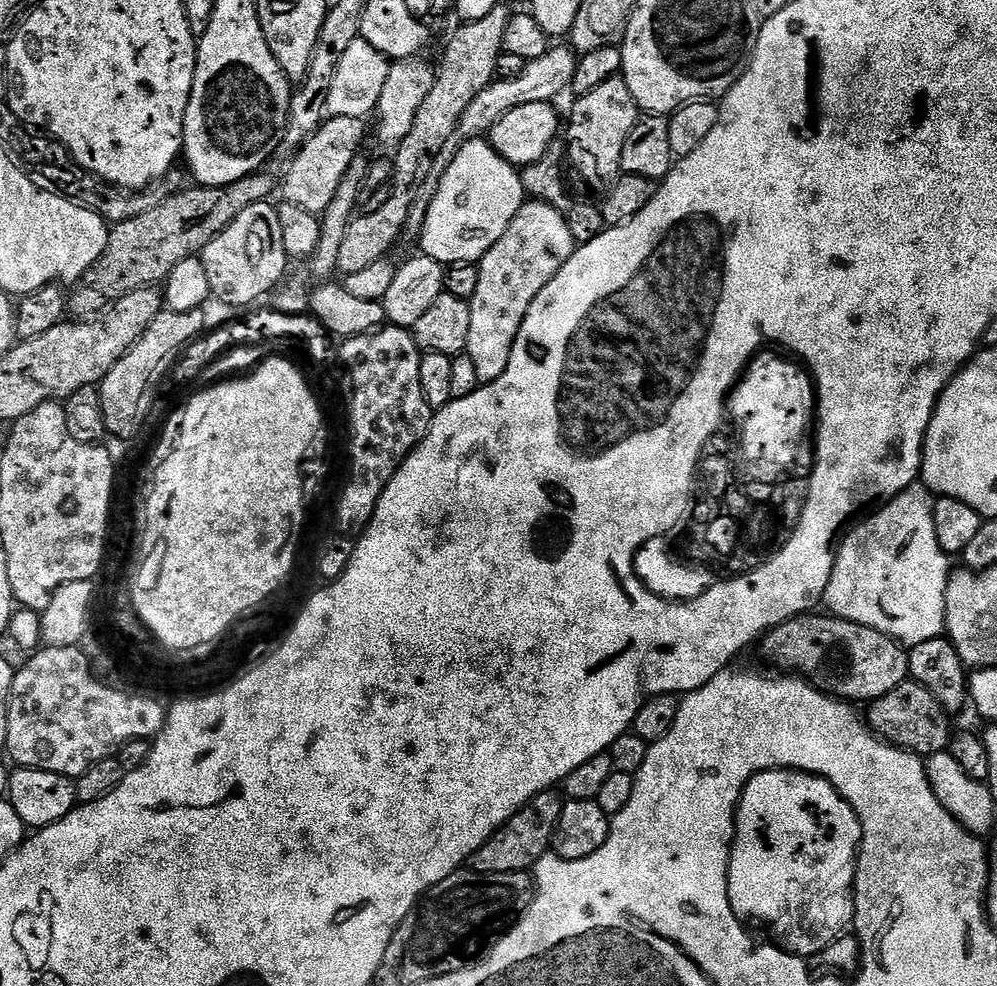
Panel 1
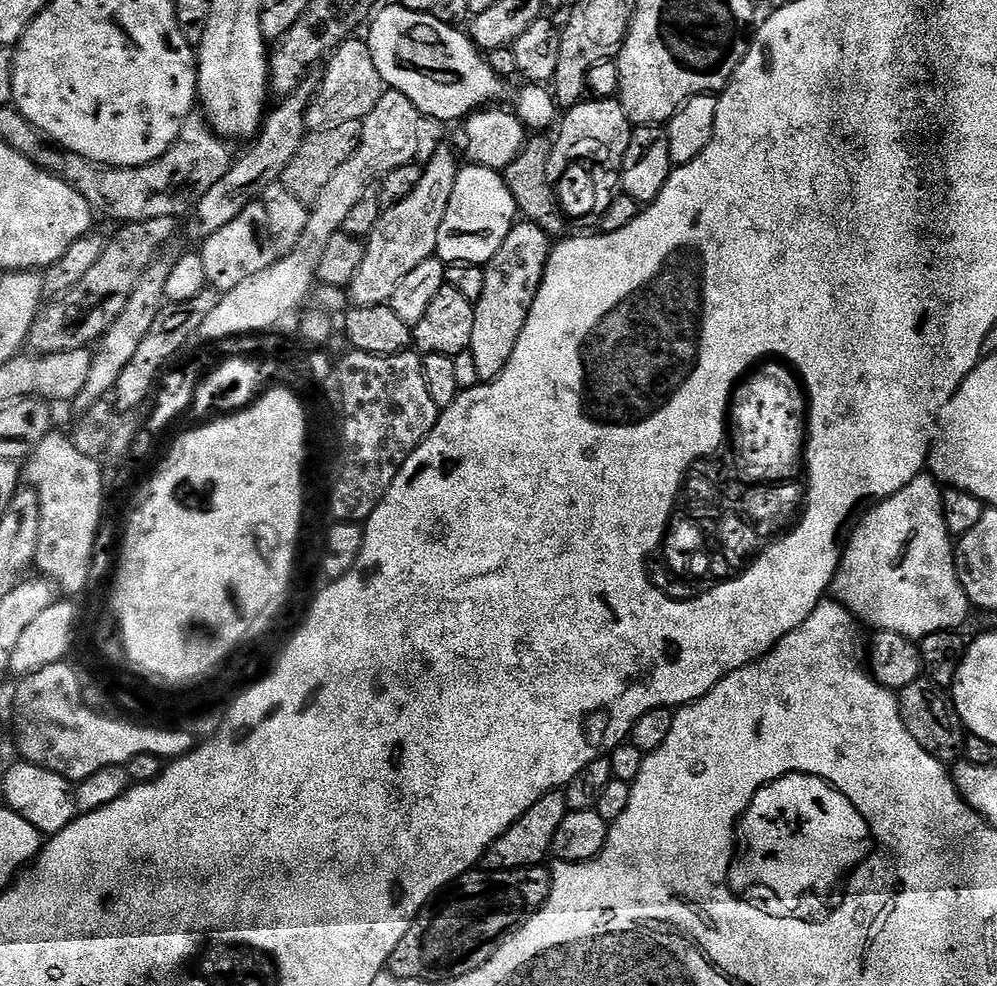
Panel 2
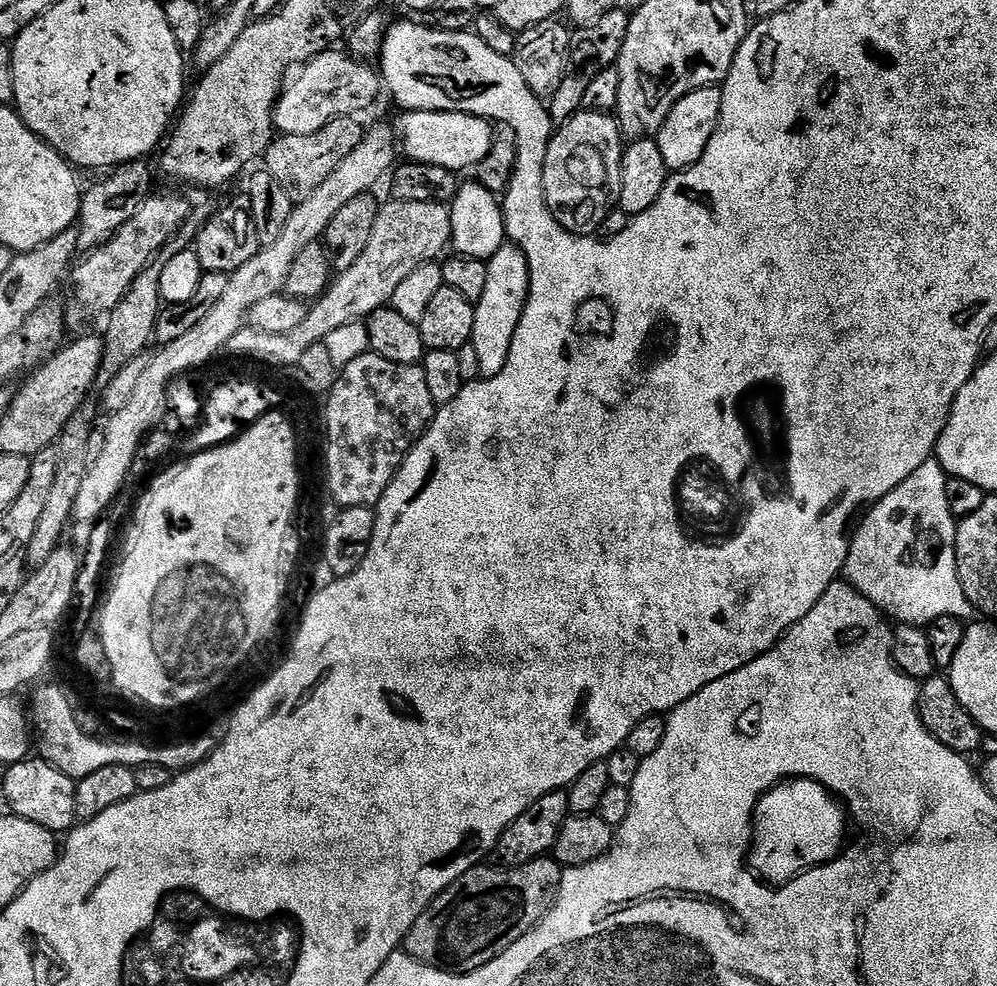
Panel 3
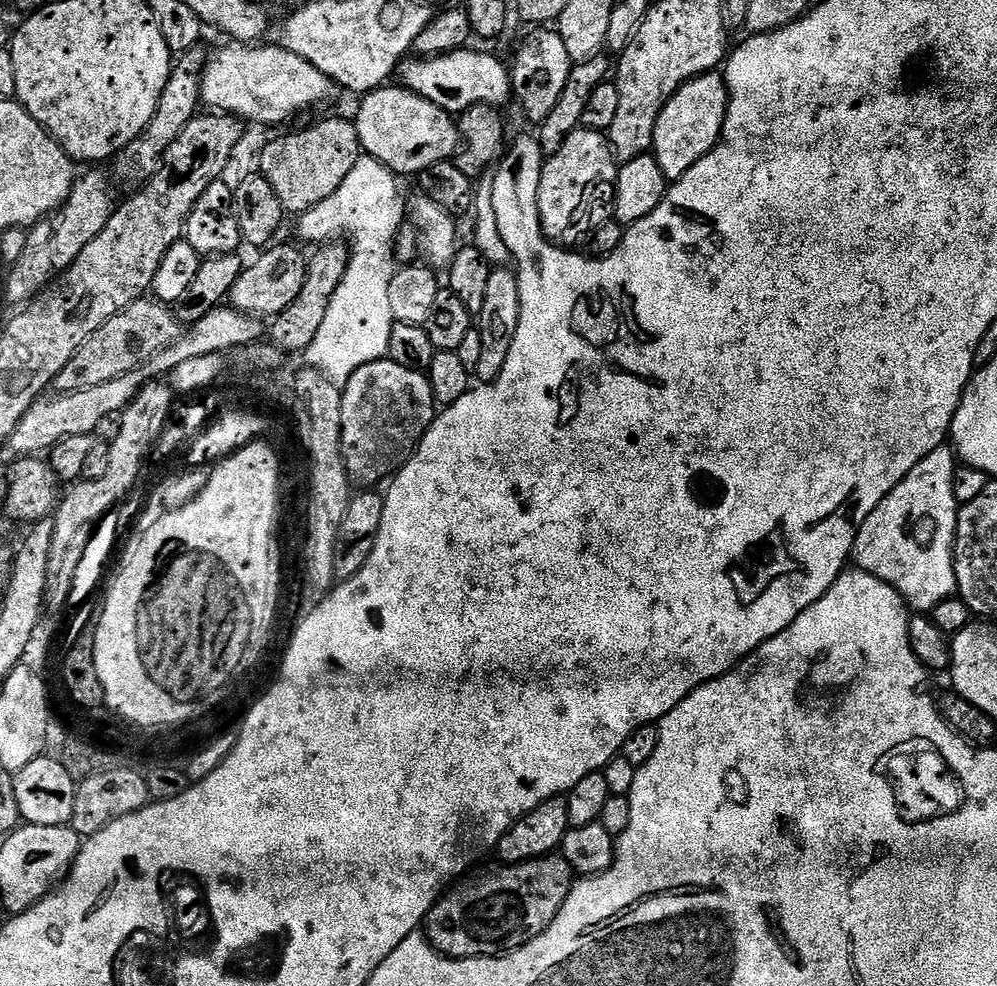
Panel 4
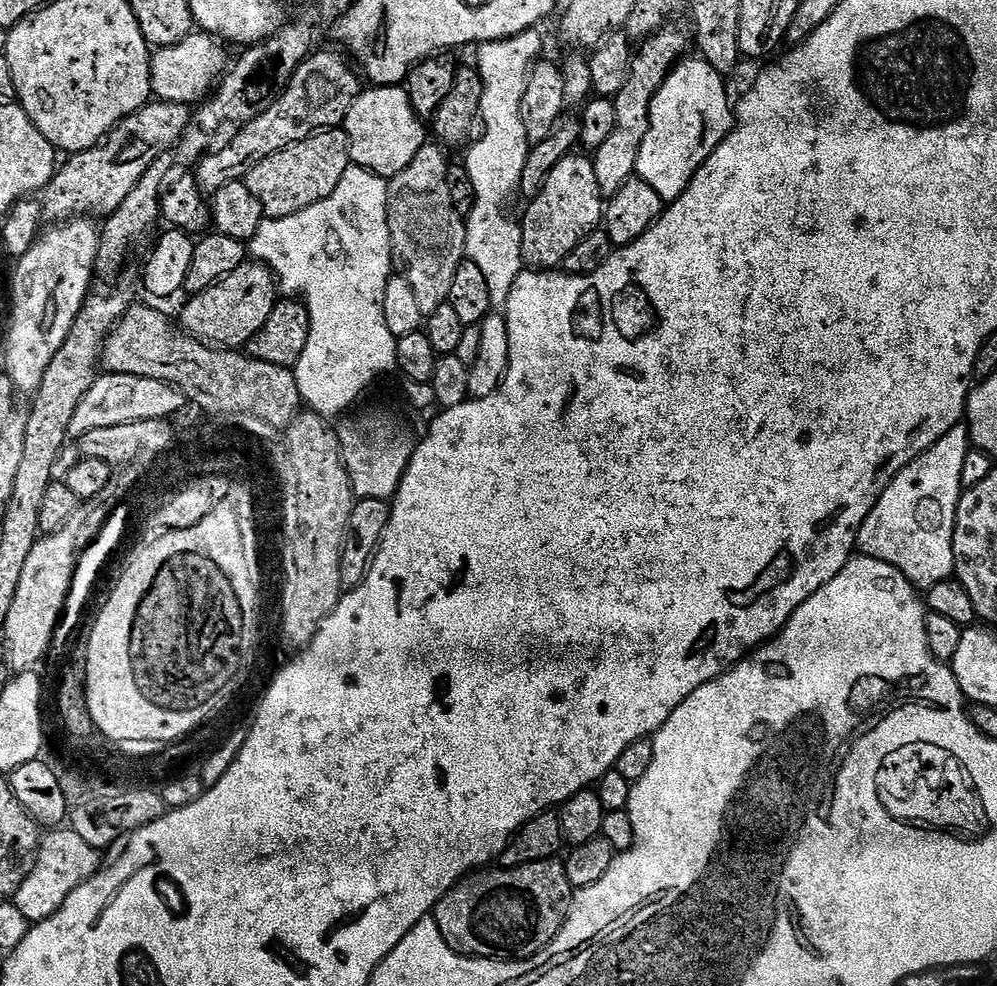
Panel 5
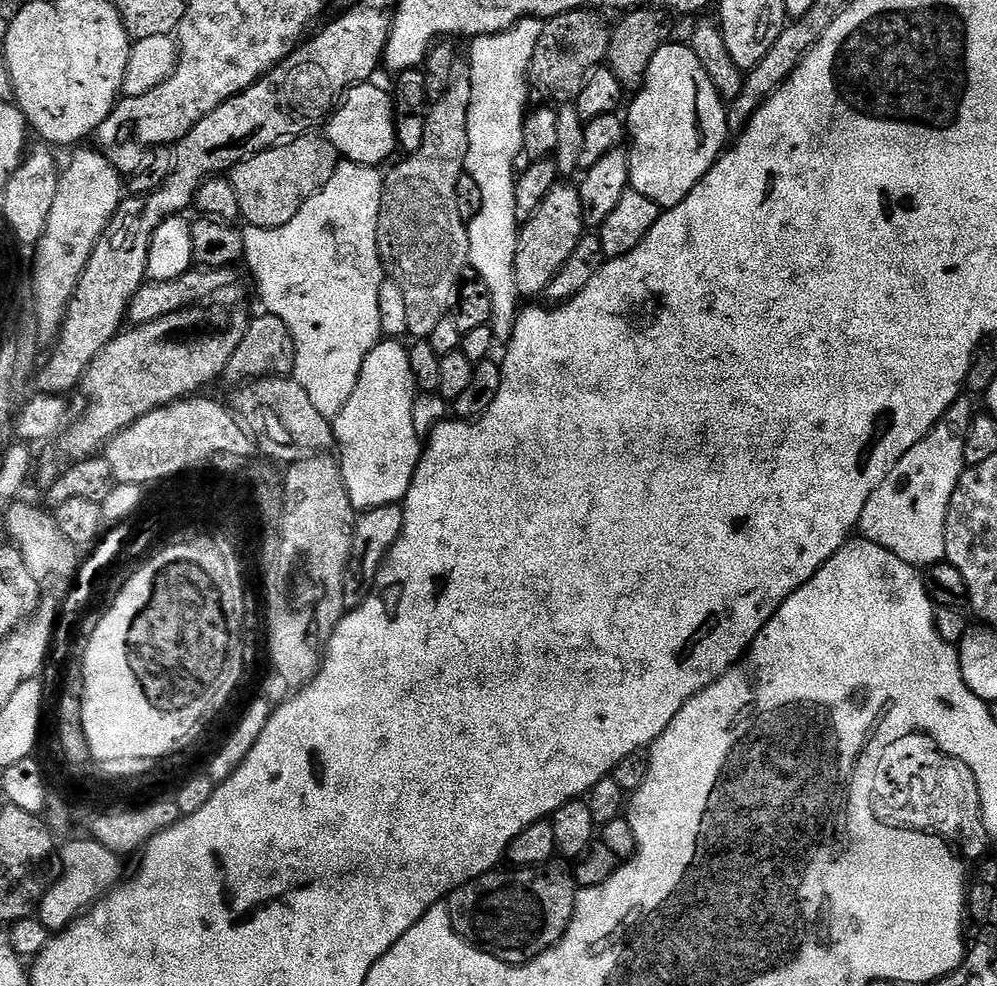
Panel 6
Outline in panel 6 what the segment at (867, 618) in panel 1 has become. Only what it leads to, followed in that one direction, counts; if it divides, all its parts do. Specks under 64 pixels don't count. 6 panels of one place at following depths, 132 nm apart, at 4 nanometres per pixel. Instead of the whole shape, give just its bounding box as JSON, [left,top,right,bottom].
[858,398,974,566]

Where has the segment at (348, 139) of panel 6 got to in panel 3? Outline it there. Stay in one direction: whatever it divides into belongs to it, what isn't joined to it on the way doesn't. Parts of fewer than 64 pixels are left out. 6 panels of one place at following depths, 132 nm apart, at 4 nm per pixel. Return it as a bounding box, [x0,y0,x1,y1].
[398,110,493,174]

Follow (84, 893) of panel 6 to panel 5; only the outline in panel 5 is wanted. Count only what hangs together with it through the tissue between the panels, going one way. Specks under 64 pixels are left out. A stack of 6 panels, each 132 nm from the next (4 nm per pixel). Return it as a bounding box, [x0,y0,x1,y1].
[14,826,102,922]

